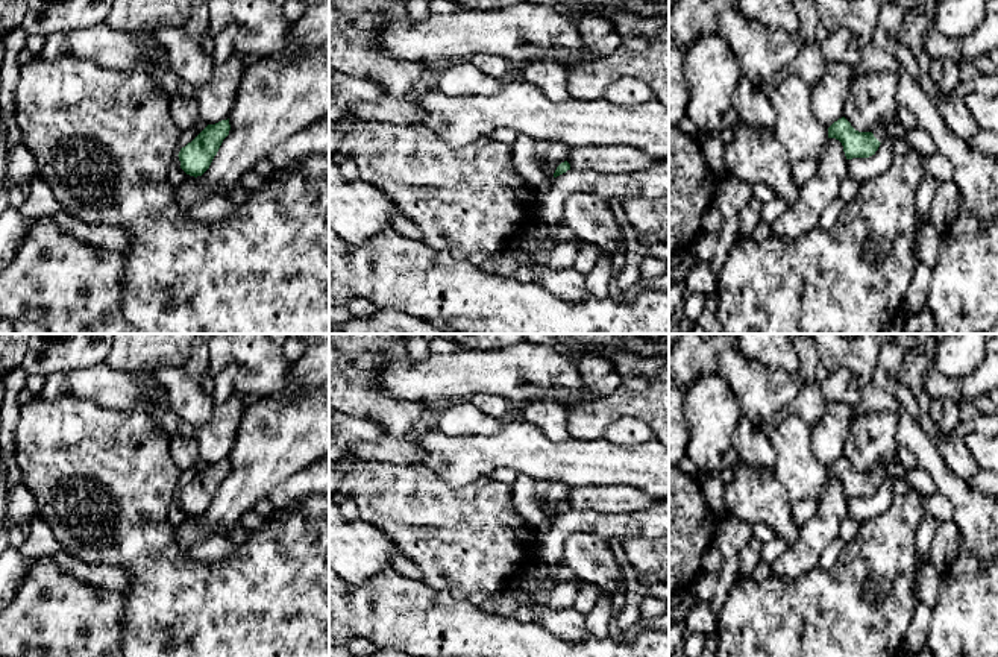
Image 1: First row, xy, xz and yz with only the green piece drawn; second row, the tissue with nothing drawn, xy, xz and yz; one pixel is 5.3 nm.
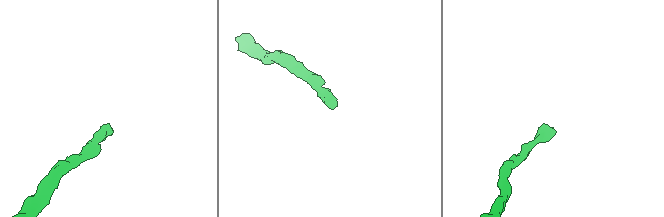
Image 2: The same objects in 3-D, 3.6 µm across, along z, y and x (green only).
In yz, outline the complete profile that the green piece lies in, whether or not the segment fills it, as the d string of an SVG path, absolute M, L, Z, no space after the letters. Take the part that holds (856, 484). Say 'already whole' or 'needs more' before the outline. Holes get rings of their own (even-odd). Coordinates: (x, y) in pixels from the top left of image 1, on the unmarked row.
needs more; M842 457L828 467L828 478L836 478L842 483L846 499L869 498L887 479L889 470L896 463L898 458L889 463L881 461L872 472L858 472Z

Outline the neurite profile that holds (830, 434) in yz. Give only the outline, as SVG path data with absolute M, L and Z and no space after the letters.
M827 401L824 417L811 426L814 455L825 467L845 457L845 445L855 417L852 407Z

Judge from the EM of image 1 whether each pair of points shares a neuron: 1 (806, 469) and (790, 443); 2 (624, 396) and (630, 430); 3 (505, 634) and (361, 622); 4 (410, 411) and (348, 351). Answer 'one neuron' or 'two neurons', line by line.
1: one neuron
2: two neurons
3: one neuron
4: one neuron

